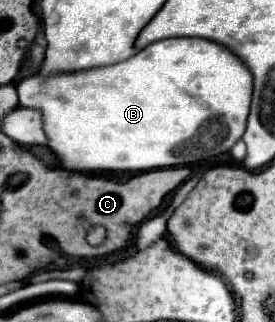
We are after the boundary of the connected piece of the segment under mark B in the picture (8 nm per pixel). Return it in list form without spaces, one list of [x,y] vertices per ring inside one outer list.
[[[185,37],[155,41],[131,59],[115,65],[73,73],[51,73],[49,77],[37,73],[25,77],[17,85],[17,93],[19,107],[41,111],[49,149],[65,171],[151,171],[203,161],[229,151],[245,133],[253,75],[227,47],[207,39]]]

